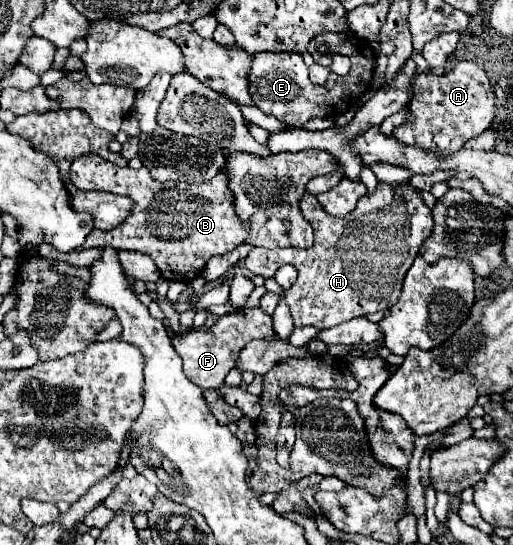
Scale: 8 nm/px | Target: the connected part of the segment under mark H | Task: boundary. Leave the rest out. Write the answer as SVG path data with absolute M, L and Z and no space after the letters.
M378 182L376 190L362 196L358 200L358 206L346 218L334 218L326 214L326 210L322 210L316 196L308 192L302 196L300 210L302 210L302 216L314 228L312 248L308 250L298 250L294 246L274 248L274 250L252 248L244 262L252 274L260 274L264 278L272 276L282 264L292 264L298 270L298 280L286 290L284 300L290 306L294 326L316 326L318 330L332 328L336 324L342 324L358 316L366 316L370 312L388 310L398 300L404 274L412 266L416 254L420 252L422 242L430 236L430 230L434 226L430 208L424 204L420 190L416 190L410 182L402 182L402 184Z

